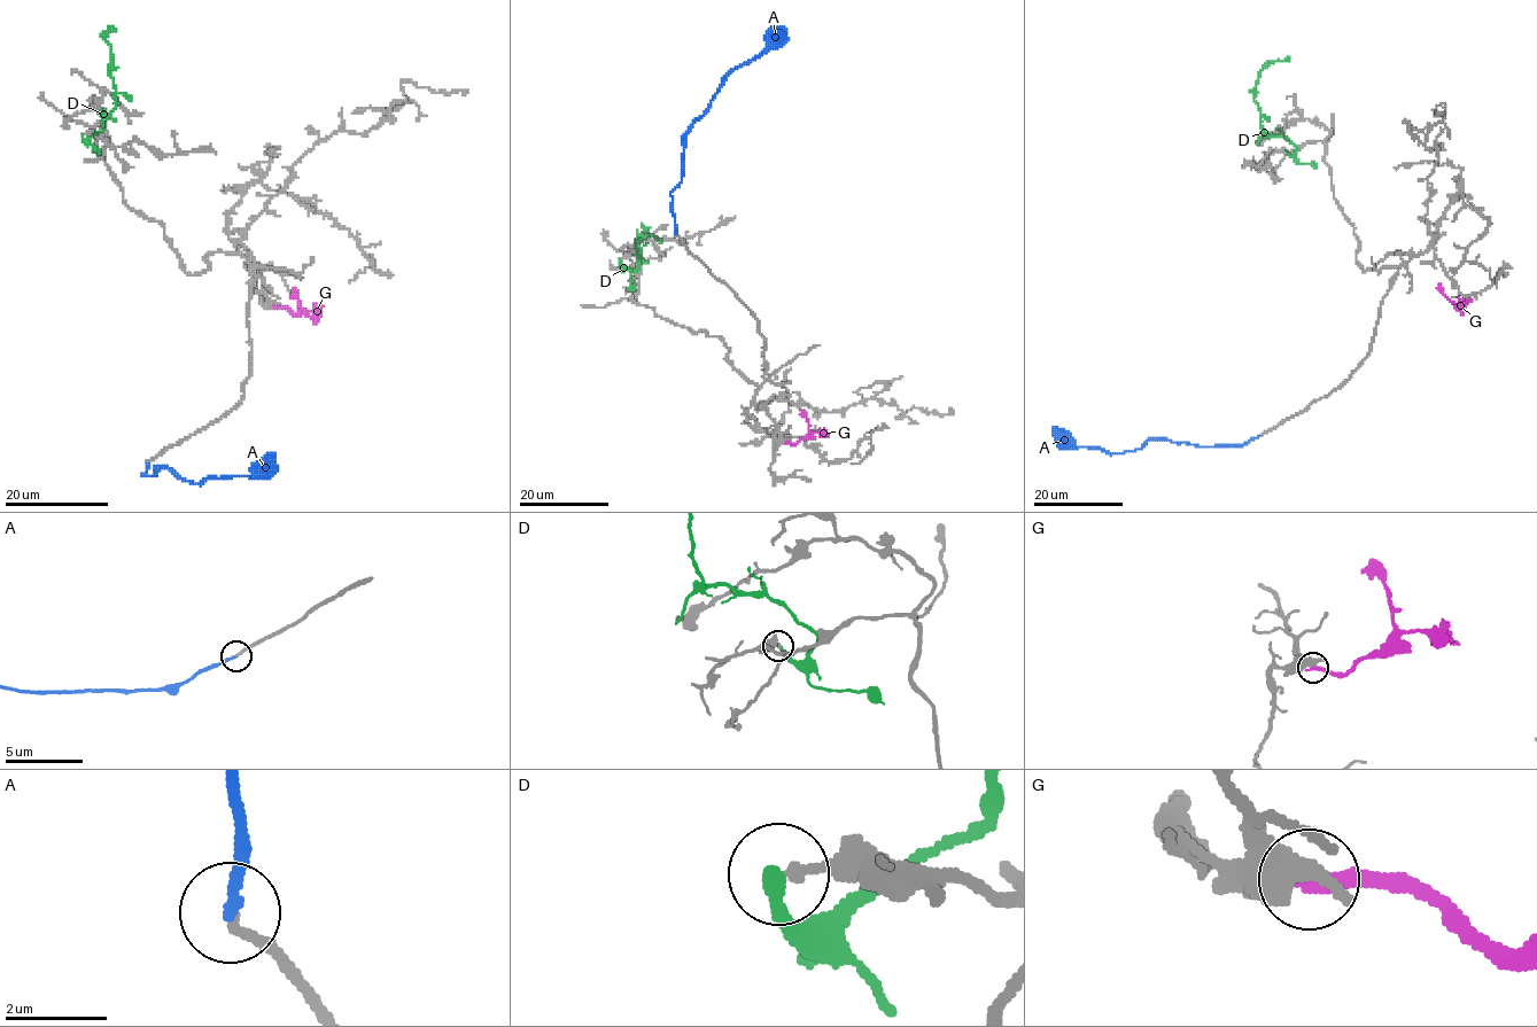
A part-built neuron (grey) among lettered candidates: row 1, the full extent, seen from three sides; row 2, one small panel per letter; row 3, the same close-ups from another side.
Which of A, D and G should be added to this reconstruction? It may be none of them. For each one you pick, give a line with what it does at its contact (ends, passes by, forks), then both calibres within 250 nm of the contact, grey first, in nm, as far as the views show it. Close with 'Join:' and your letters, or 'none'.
A: it ends | 190/200 nm
Join: A

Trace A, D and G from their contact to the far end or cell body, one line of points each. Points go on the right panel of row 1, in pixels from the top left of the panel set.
A: (1259, 436), (1243, 444), (1218, 445), (1148, 440), (1139, 449), (1108, 453), (1100, 448), (1076, 446), (1054, 427)
D: (1285, 150), (1296, 150), (1282, 135), (1264, 132), (1254, 99), (1263, 67), (1289, 56)
G: (1469, 300), (1464, 306), (1454, 304), (1440, 284)

